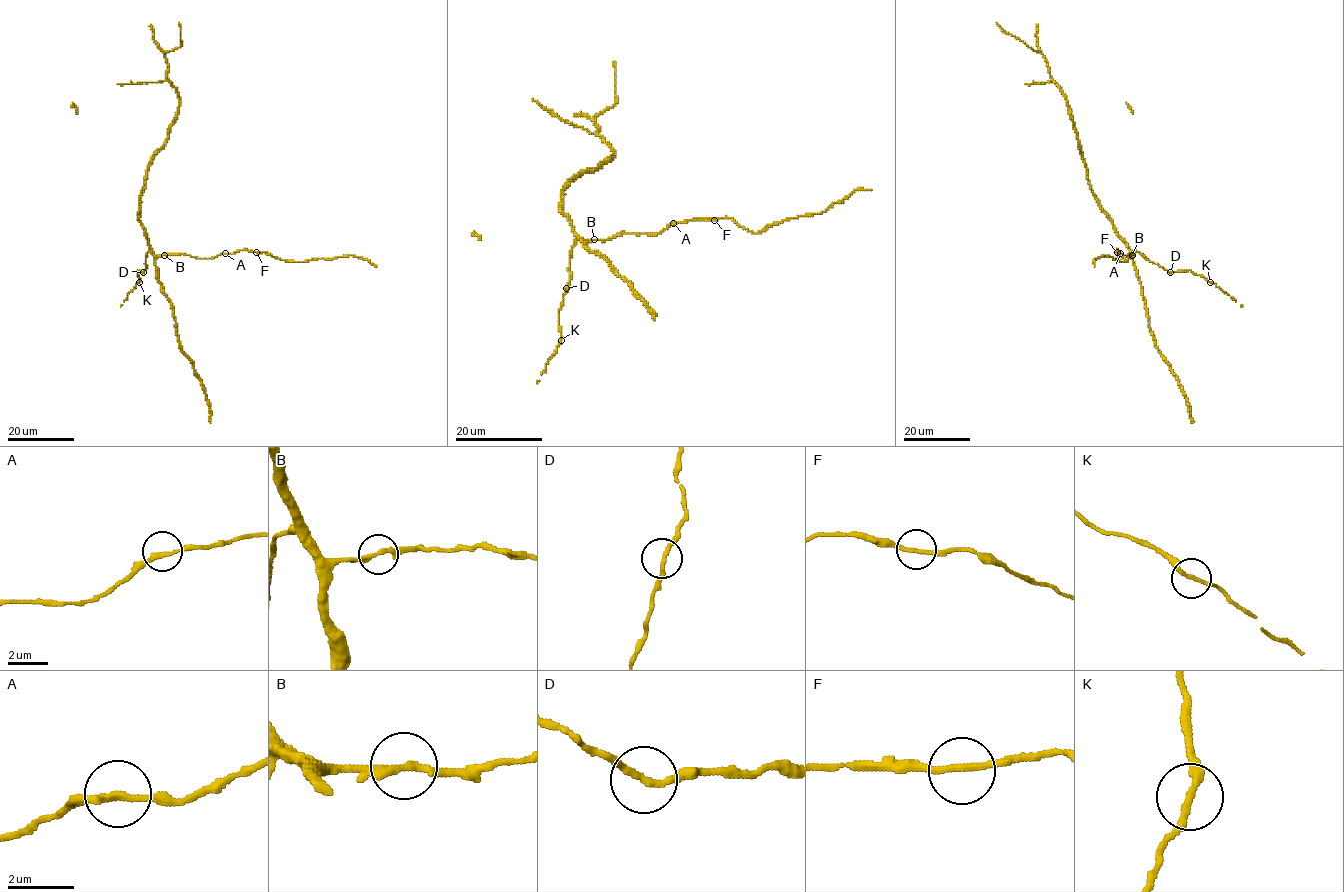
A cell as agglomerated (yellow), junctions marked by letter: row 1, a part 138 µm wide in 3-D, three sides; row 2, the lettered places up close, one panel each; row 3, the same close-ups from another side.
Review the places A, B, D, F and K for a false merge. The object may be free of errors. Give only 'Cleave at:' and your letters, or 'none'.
Cleave at: none

